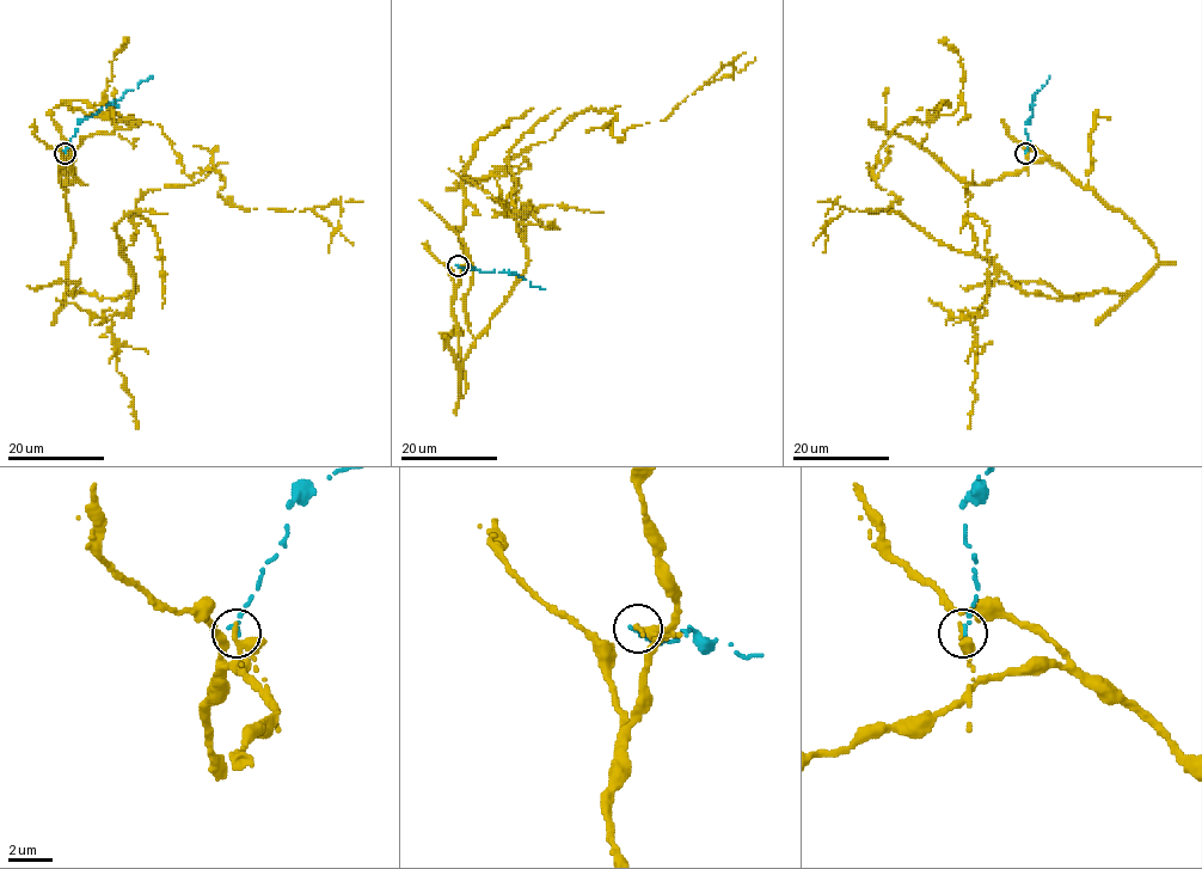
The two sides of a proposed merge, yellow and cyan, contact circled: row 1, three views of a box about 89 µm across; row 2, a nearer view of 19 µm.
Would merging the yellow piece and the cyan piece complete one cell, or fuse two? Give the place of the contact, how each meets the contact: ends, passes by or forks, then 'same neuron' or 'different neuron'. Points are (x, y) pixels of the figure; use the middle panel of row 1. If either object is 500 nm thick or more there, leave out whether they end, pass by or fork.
(458, 265) | yellow ends | cyan ends | different neuron

